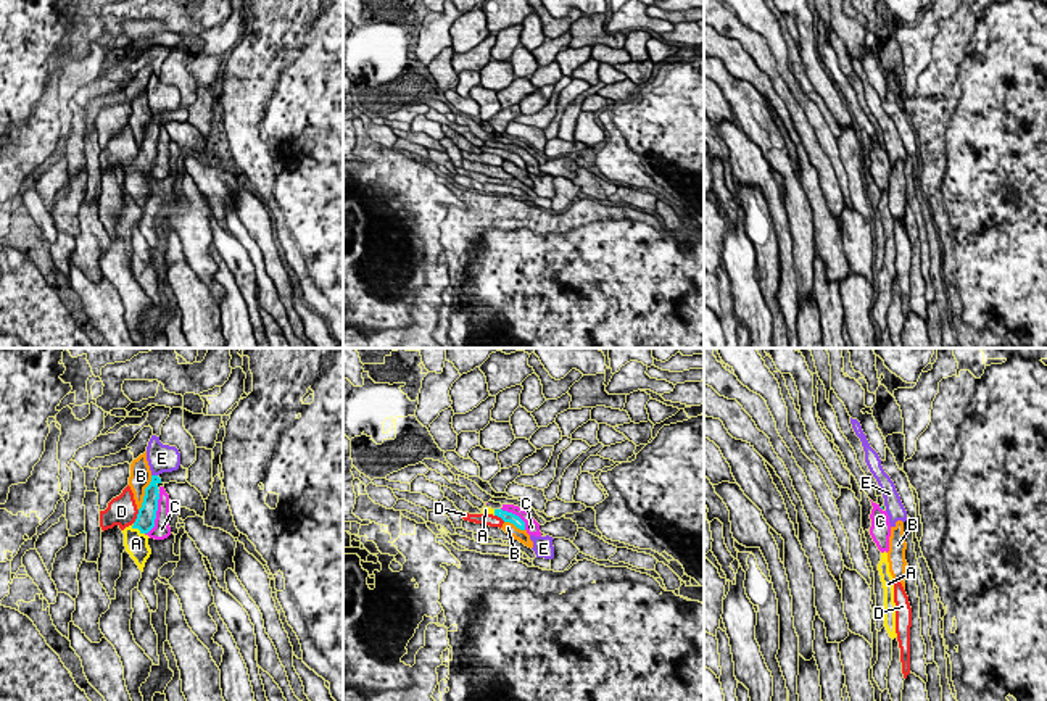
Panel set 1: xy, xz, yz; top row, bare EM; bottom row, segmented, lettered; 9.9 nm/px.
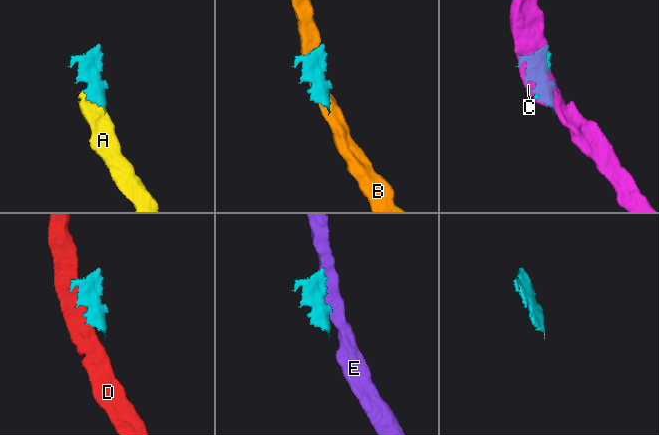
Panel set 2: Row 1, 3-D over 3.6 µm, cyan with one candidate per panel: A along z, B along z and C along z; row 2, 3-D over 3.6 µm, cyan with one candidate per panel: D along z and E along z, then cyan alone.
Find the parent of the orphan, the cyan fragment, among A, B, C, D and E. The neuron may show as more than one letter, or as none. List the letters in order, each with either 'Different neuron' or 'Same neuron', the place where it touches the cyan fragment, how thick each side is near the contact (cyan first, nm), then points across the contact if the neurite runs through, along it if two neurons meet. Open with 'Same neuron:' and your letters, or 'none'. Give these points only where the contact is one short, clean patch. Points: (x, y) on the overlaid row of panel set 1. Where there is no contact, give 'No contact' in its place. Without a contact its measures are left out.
Same neuron: A
A: Same neuron. Touches cyan at xy (137, 527). Thickness 190 nm (cyan) against 240 nm
B: Different neuron. Touches cyan at xy (145, 493). Thickness 190 nm (cyan) against 220 nm
C: Different neuron. Touches cyan at xy (155, 514). Thickness 190 nm (cyan) against 170 nm
D: Different neuron. Touches cyan at xy (137, 516). Thickness 190 nm (cyan) against 300 nm
E: Different neuron. Touches cyan at xy (155, 476). Thickness 160 nm (cyan) against 280 nm

